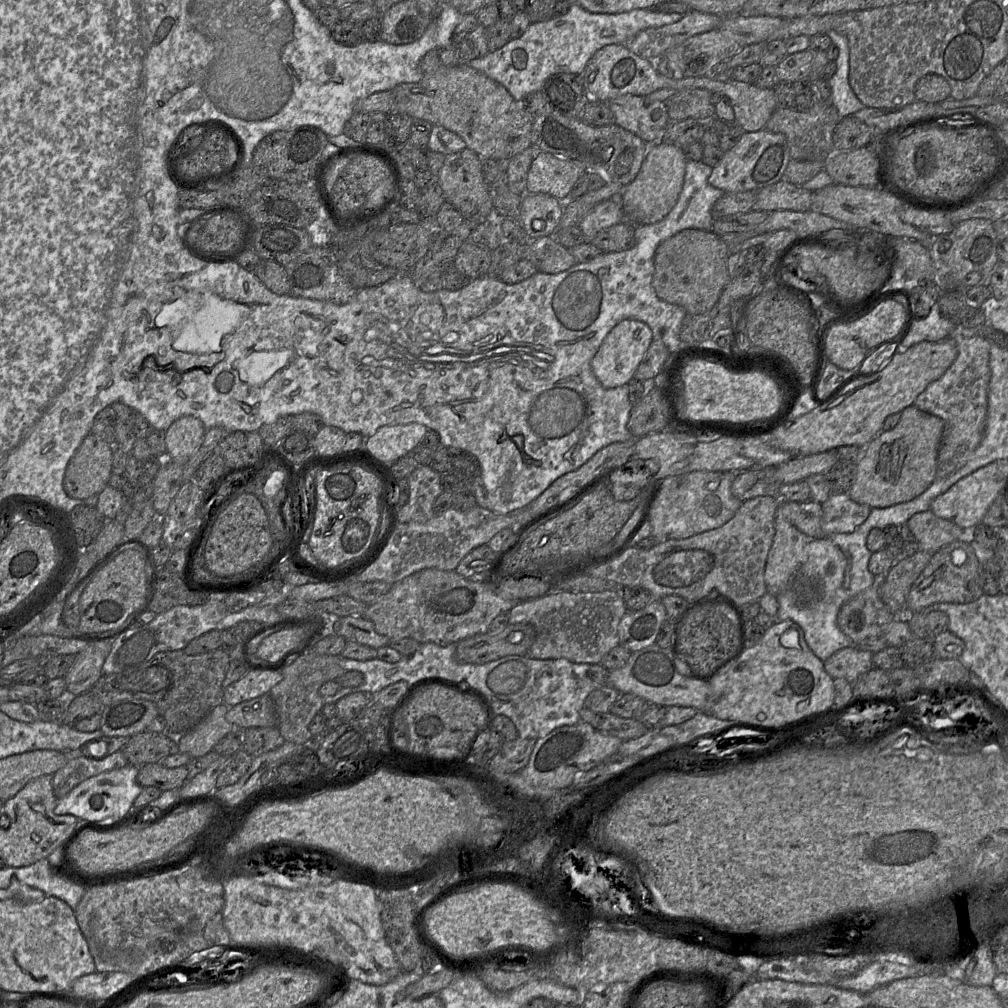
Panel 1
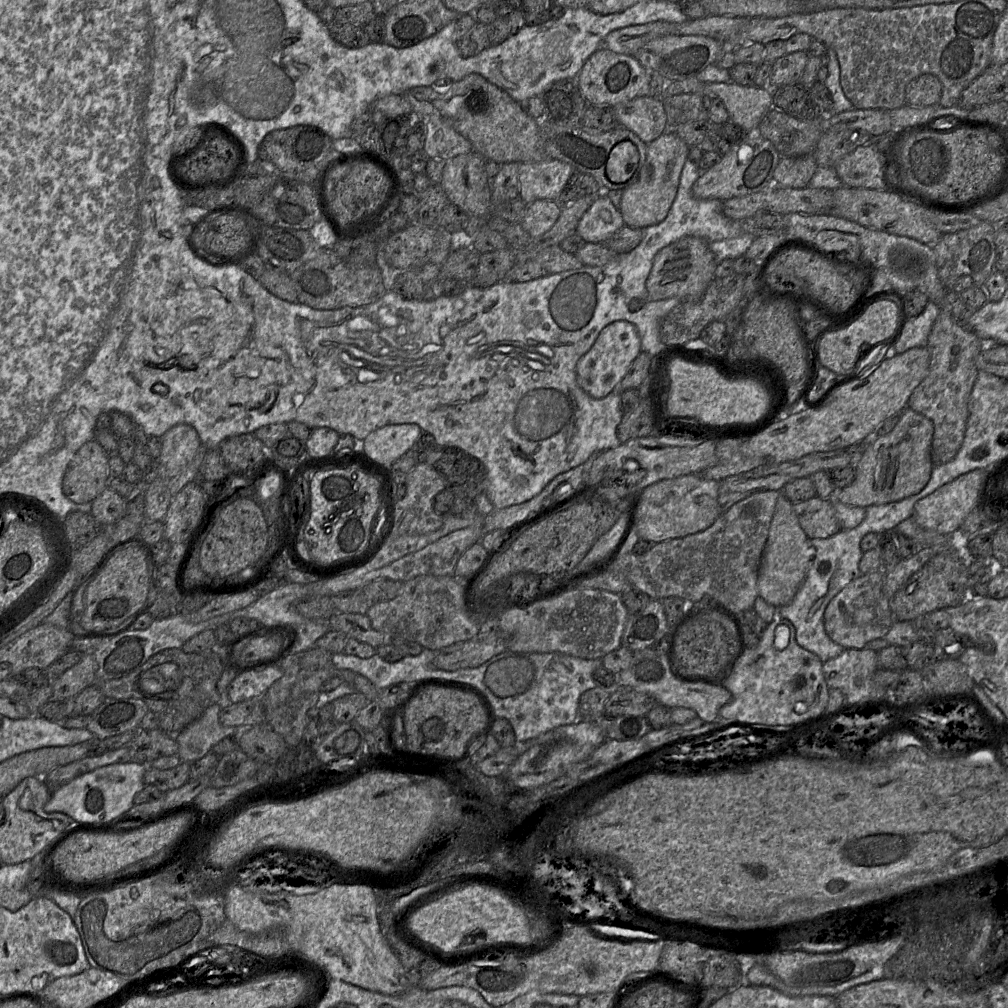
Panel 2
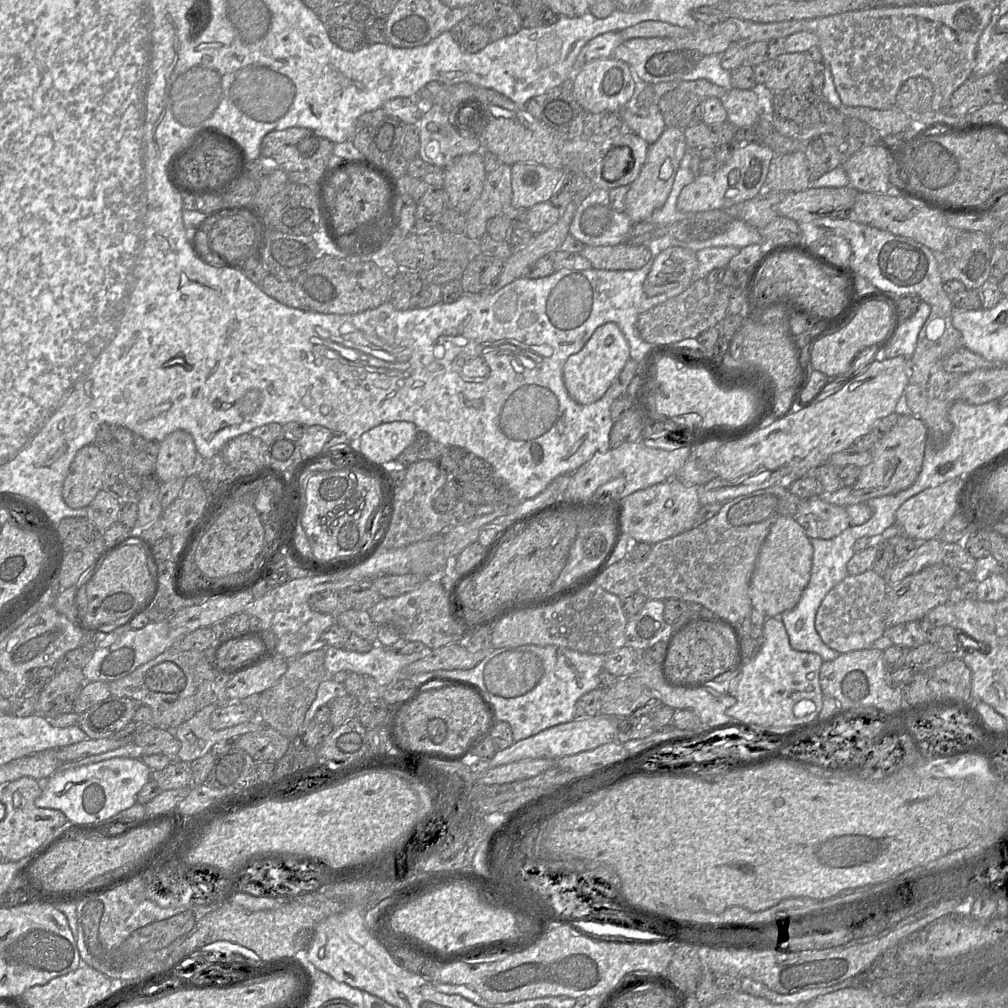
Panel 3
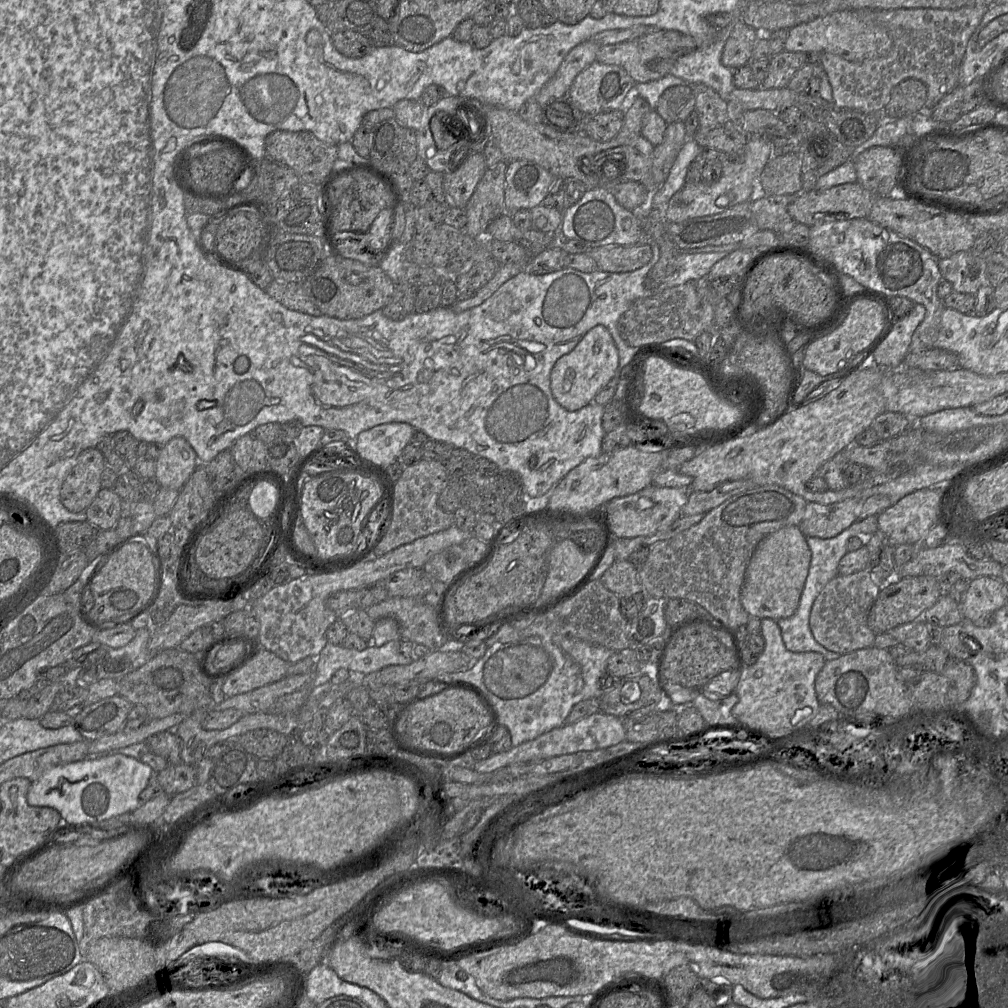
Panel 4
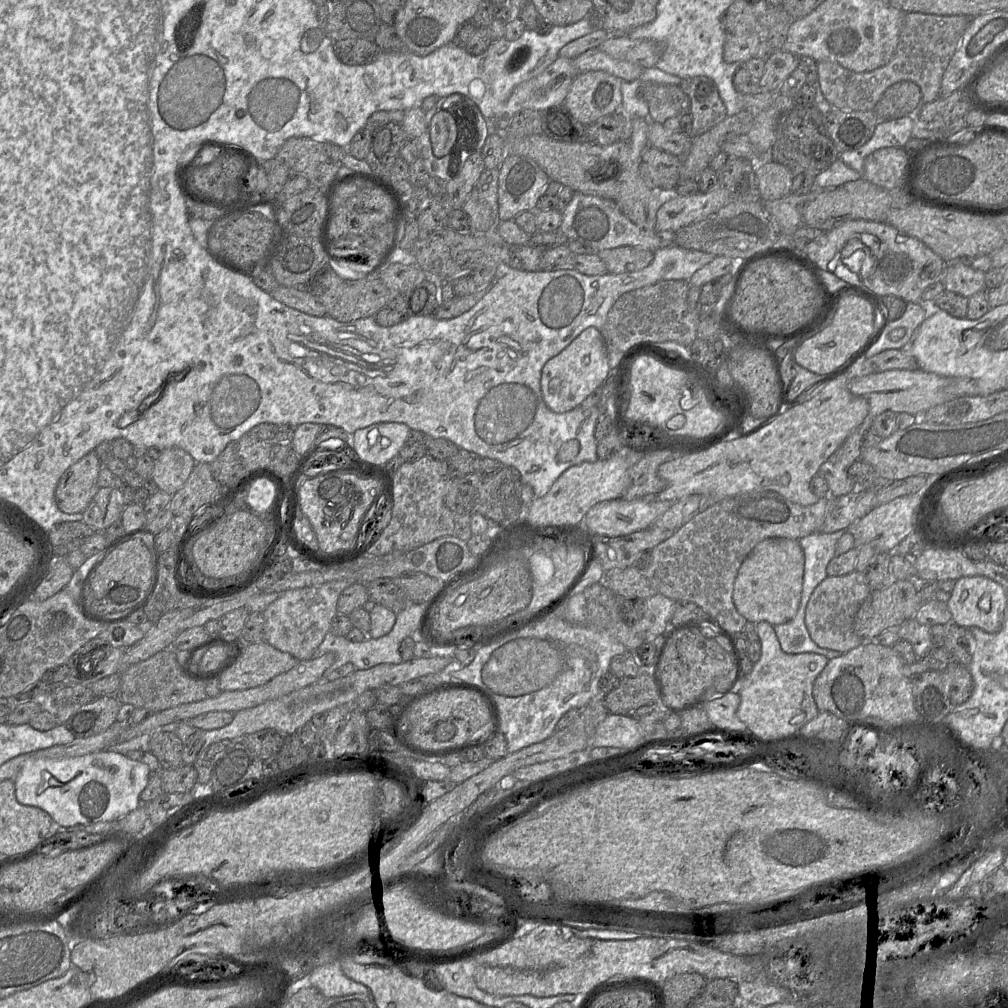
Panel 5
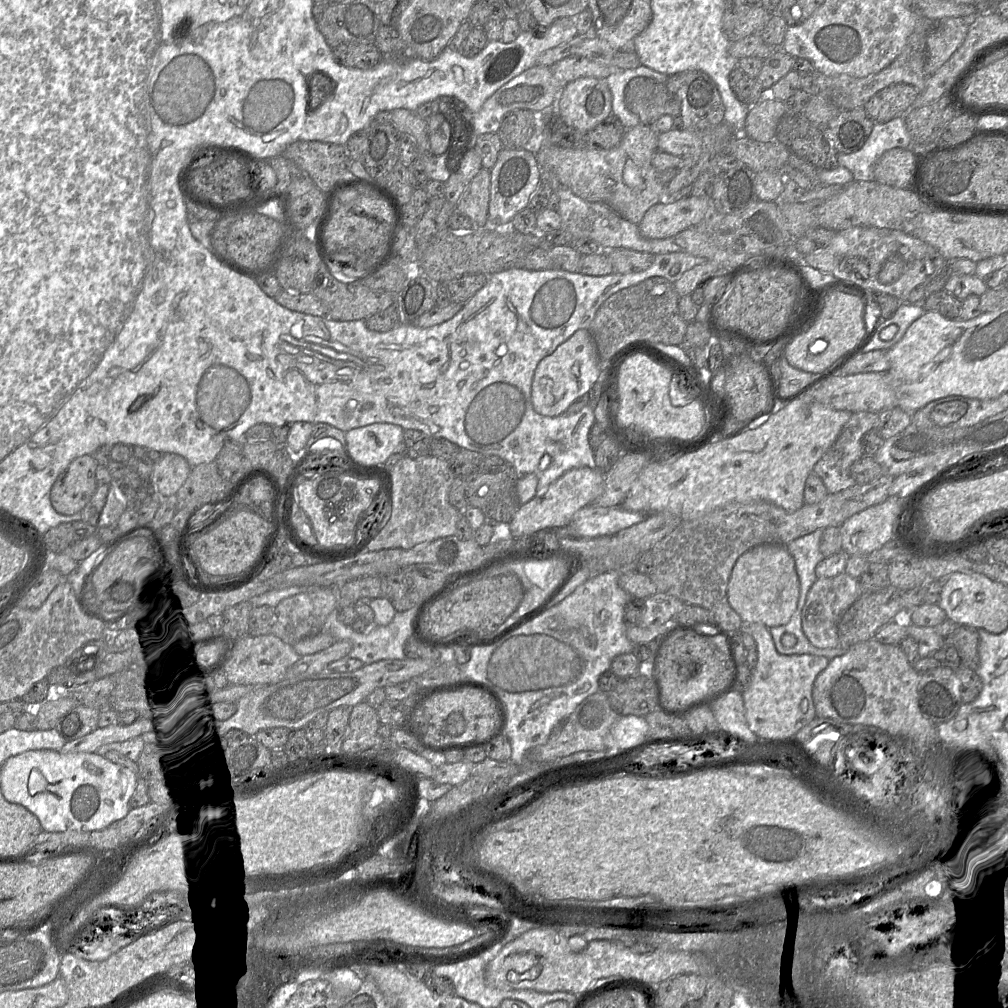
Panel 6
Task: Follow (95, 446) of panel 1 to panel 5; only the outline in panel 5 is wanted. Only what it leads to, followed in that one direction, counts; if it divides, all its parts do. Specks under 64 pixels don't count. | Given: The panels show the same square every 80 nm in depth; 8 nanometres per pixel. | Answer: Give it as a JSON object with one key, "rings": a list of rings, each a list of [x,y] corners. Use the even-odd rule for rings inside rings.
{"rings":[[[89,452],[63,473],[55,490],[55,500],[62,512],[74,514],[86,509],[98,491],[101,467],[95,452]]]}

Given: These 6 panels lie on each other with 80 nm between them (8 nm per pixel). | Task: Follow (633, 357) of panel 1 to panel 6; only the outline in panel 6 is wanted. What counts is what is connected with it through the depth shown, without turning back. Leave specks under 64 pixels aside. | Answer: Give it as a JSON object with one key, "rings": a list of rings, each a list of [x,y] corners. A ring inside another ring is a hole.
{"rings":[[[579,329],[538,363],[531,387],[534,410],[547,417],[562,415],[575,400],[592,388],[600,374],[601,361],[592,335],[587,329]]]}

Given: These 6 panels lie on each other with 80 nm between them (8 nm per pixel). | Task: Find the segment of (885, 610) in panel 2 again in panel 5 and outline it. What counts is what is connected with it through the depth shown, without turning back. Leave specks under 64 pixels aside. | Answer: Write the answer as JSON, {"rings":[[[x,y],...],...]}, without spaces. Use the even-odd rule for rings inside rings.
{"rings":[[[854,570],[843,576],[826,577],[813,591],[808,601],[805,624],[811,639],[821,648],[847,653],[864,641],[855,632],[855,616],[870,594],[866,573]]]}

